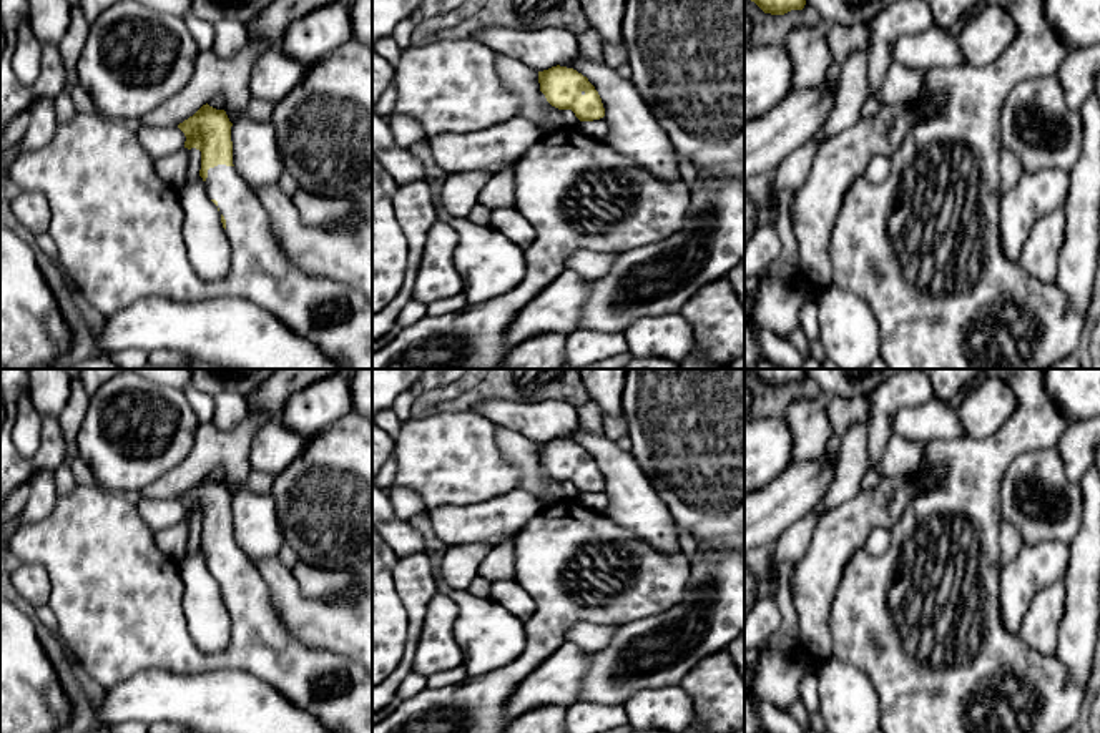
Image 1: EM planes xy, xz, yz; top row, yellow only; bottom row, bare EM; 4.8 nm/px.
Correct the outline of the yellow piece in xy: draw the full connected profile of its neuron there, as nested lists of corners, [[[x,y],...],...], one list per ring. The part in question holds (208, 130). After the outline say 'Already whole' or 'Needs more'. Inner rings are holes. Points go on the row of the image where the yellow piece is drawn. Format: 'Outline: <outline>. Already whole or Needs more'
Outline: [[[208,103],[178,125],[186,136],[184,148],[201,151],[199,176],[231,244],[229,273],[223,279],[204,281],[196,274],[183,238],[179,189],[156,175],[155,160],[141,148],[133,123],[96,111],[58,121],[45,146],[17,156],[8,186],[48,198],[48,234],[58,249],[58,263],[101,314],[115,314],[151,296],[173,301],[236,296],[271,312],[341,369],[372,369],[372,304],[352,286],[307,274],[281,249],[259,194],[233,165],[231,126],[226,111]]]. Needs more

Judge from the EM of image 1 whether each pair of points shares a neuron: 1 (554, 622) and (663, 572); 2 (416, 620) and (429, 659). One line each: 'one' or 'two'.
1: one
2: two

